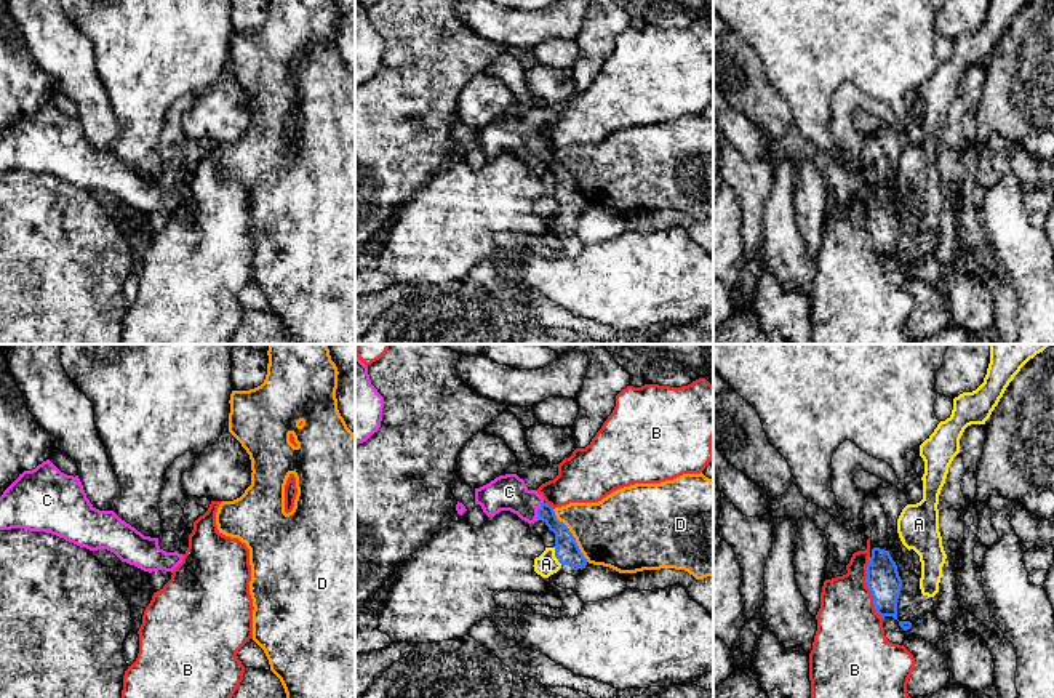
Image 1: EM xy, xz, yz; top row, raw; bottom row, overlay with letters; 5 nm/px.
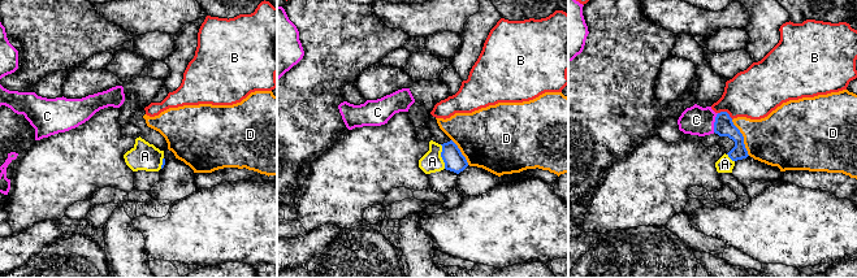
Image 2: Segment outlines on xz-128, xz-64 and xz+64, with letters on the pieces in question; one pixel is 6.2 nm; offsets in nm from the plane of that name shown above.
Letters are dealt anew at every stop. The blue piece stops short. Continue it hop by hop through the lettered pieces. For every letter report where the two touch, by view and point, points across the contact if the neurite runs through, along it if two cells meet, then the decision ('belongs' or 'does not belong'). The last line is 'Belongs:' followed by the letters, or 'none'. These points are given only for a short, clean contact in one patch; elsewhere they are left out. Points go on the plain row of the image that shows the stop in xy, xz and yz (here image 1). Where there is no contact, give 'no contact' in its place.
A: meets blue in xz at (555, 197); border along xz (554, 188), (554, 197), (562, 205); does not belong
B: meets blue in yz at (869, 229); does not belong
C: meets blue in xz at (538, 152); runs through xz (566, 192), (562, 173), (538, 152), (509, 133); belongs
D: meets blue in xz at (571, 176); does not belong
Belongs: C

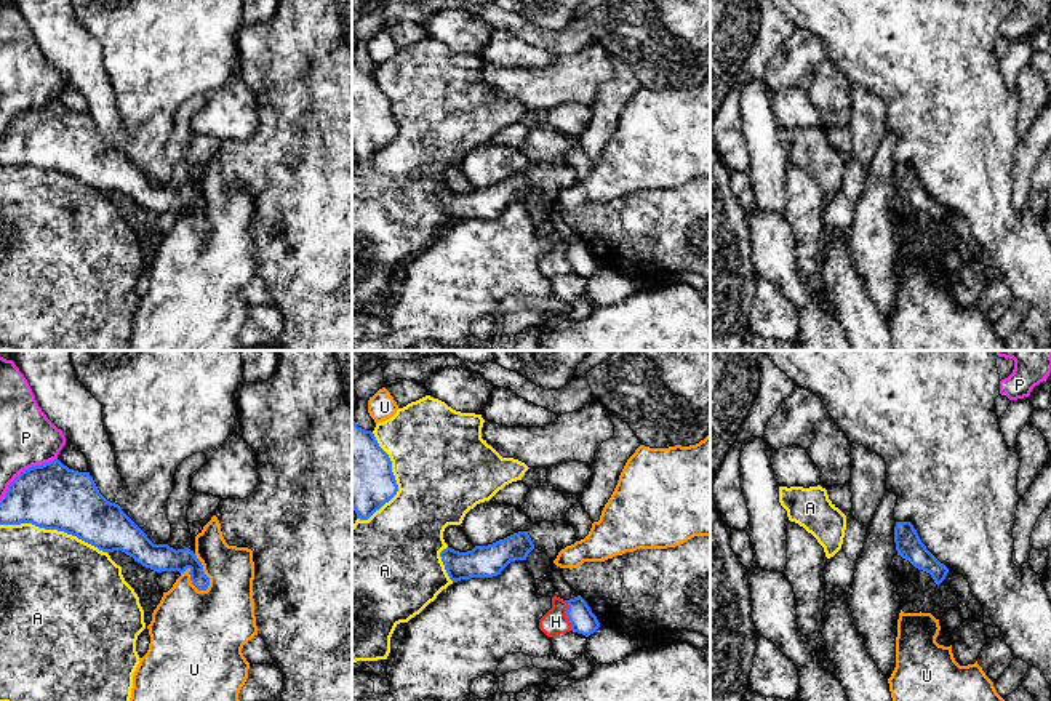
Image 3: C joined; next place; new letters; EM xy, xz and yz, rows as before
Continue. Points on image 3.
A: meets blue in xy at (55, 170); does not belong
H: meets blue in xz at (567, 256); border along xz (565, 242), (571, 271); does not belong
P: meets blue in xy at (26, 111); does not belong
U: meets blue in xy at (203, 215); does not belong
Belongs: none

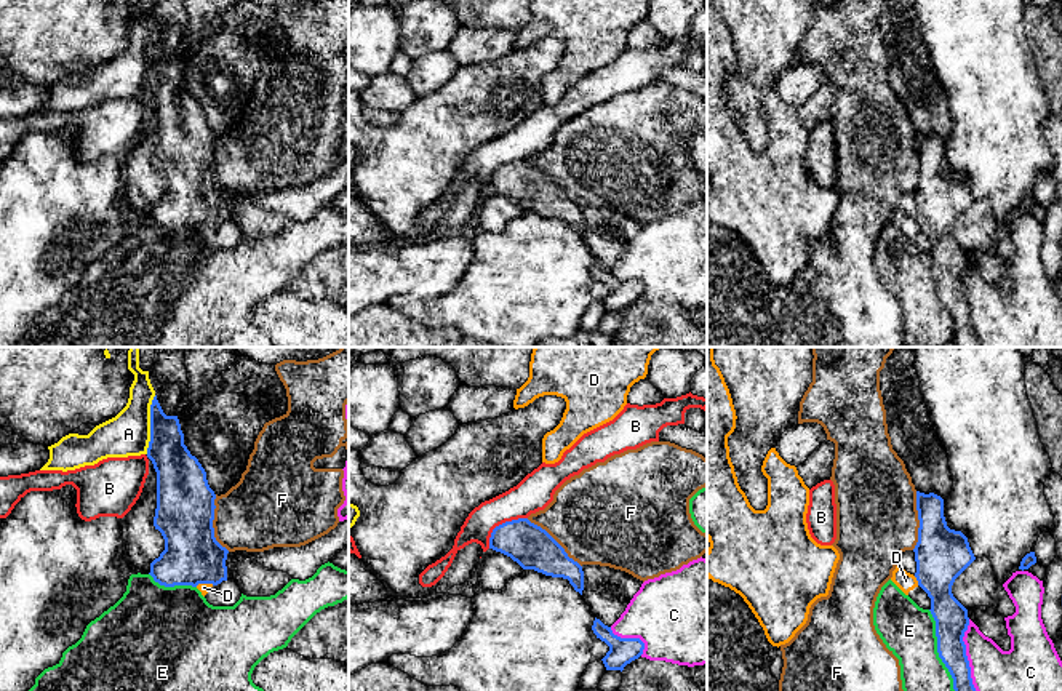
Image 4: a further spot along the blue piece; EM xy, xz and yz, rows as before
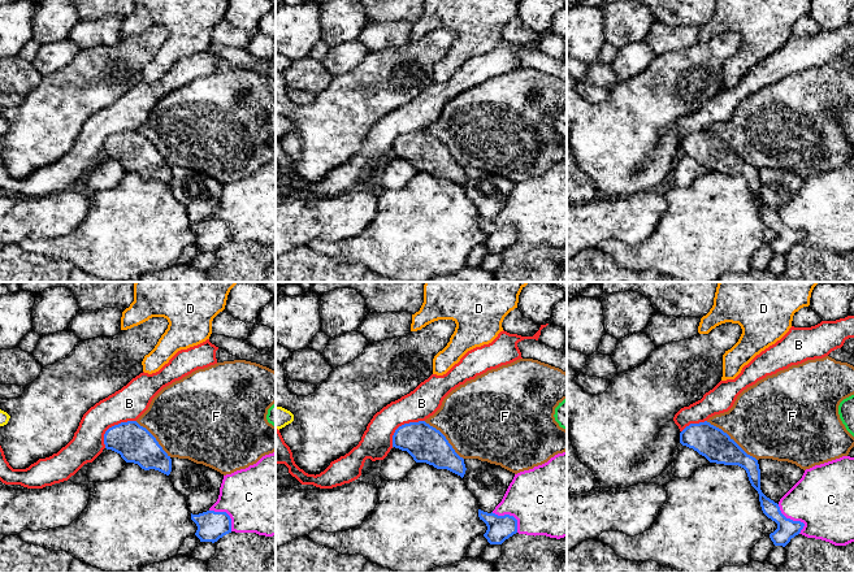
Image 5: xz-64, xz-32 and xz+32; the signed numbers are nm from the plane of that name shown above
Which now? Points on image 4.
A: meets blue in xy at (151, 66); border along xy (155, 37), (151, 47), (151, 82), (146, 95); does not belong
B: meets blue in xz at (503, 165); border along xz (527, 159), (499, 165), (491, 175), (488, 189); does not belong
C: meets blue in yz at (968, 304); does not belong
D: meets blue in yz at (917, 221); border along yz (914, 218), (918, 226); does not belong
E: meets blue in yz at (939, 296); does not belong
F: meets blue in xy at (211, 165); does not belong
Belongs: none

